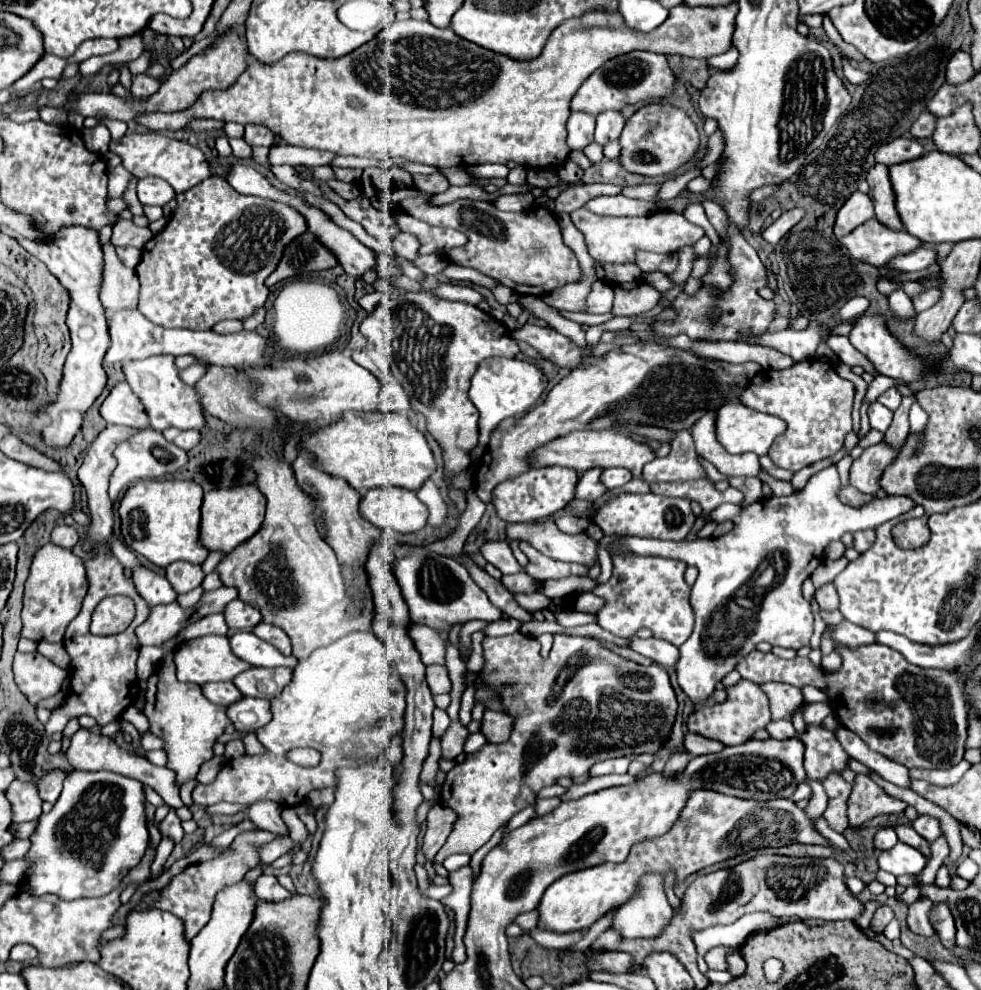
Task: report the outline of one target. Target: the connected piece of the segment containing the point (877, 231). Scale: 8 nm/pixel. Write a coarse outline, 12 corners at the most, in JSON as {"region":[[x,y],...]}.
{"region":[[876,219],[840,239],[856,261],[886,265],[920,247]]}

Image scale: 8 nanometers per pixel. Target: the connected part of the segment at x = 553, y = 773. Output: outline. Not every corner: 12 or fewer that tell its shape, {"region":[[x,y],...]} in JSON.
{"region":[[484,637],[514,719],[446,773],[436,861],[472,855],[560,777],[658,753],[664,667],[592,637]]}

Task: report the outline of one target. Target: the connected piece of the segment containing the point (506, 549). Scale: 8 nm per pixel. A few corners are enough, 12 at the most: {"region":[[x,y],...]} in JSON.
{"region":[[486,541],[482,557],[504,575],[520,573],[508,541]]}

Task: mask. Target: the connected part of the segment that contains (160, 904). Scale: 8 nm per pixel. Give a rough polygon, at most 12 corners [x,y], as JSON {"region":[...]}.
{"region":[[242,831],[232,851],[188,865],[154,907],[178,915],[192,939],[216,893],[260,863],[286,835]]}

